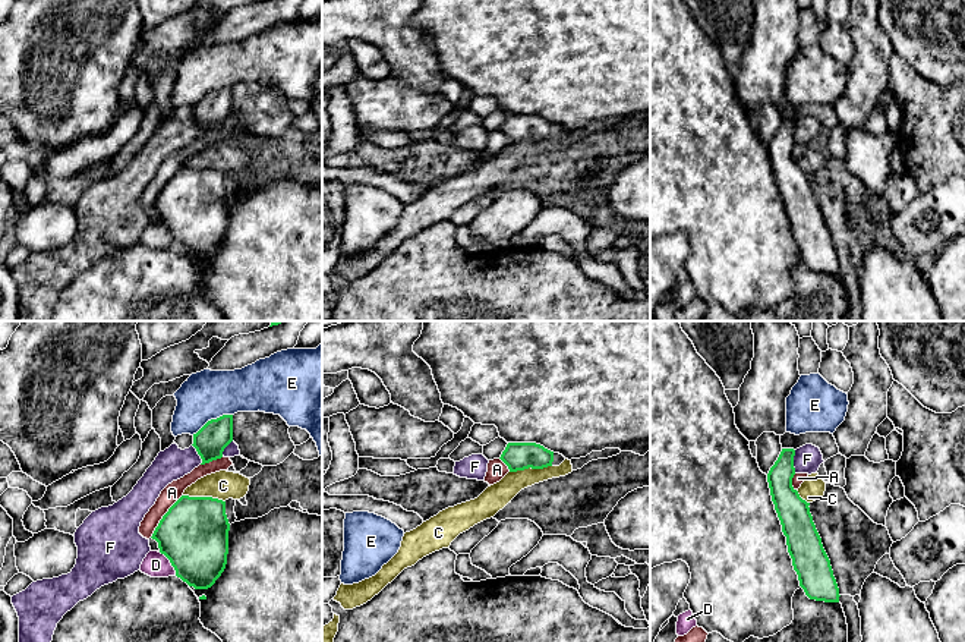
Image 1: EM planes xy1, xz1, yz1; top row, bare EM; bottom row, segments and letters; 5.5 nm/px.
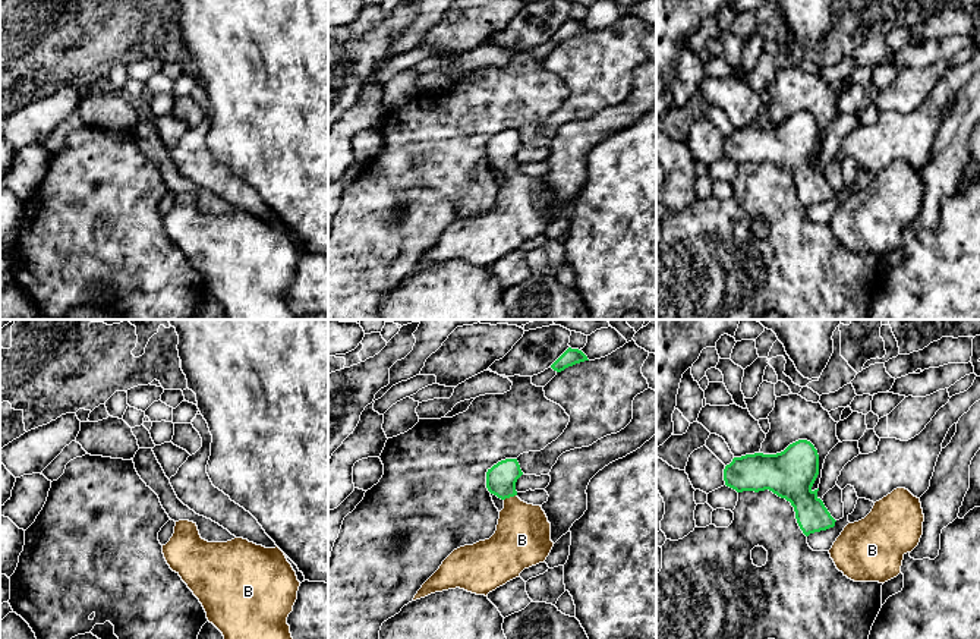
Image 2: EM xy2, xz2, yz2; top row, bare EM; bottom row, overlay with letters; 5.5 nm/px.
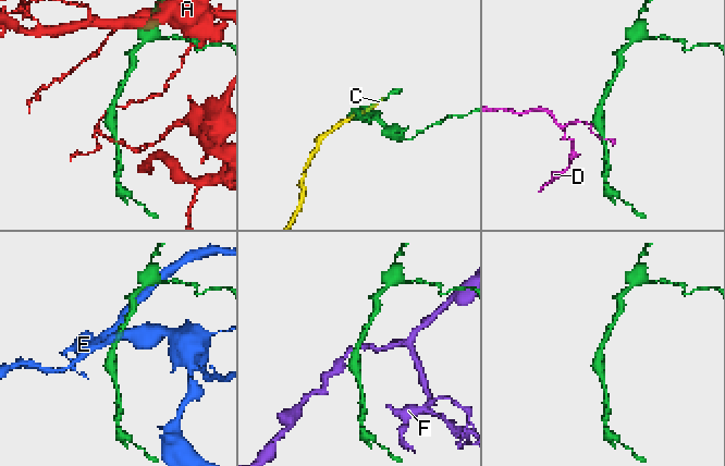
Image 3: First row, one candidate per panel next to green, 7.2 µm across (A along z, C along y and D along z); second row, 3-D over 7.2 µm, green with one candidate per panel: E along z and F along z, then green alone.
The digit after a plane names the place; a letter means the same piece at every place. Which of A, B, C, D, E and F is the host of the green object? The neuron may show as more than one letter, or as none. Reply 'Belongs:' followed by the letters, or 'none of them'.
Belongs: B

